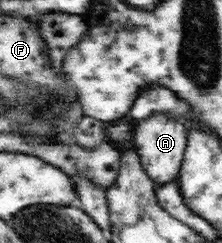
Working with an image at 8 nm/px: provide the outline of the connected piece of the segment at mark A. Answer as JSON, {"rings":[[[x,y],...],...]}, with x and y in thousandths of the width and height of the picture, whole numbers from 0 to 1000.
{"rings":[[[703,469],[658,494],[622,494],[608,597],[658,712],[707,765],[784,749],[811,728],[838,650],[847,597],[842,527],[824,519],[824,486],[788,486],[775,469]]]}

